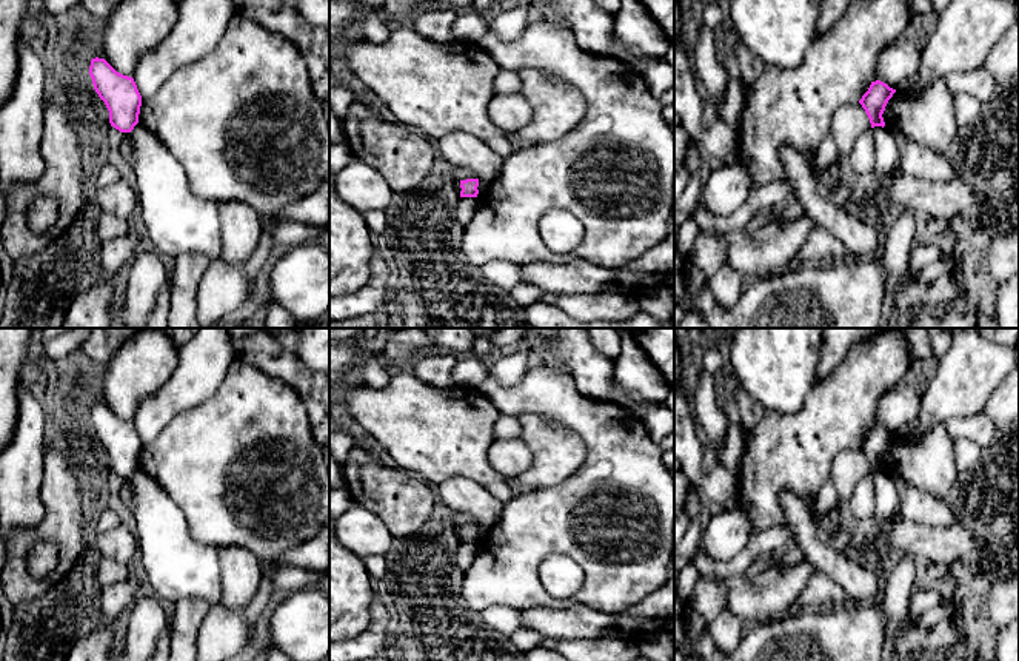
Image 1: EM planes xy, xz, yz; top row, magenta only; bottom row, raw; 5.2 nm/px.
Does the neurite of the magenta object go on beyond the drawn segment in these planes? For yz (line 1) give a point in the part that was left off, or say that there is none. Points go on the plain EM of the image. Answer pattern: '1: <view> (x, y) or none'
1: none

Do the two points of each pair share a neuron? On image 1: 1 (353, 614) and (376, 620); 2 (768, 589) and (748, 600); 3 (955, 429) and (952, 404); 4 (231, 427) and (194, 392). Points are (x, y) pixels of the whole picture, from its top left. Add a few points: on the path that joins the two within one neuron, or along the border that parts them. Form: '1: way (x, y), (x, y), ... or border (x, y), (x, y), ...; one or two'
1: border (374, 597), (370, 624), (345, 640); two
2: way (764, 593), (753, 600); one
3: border (982, 415), (948, 418), (942, 422); two
4: border (227, 372), (222, 384), (208, 398), (173, 418); two

